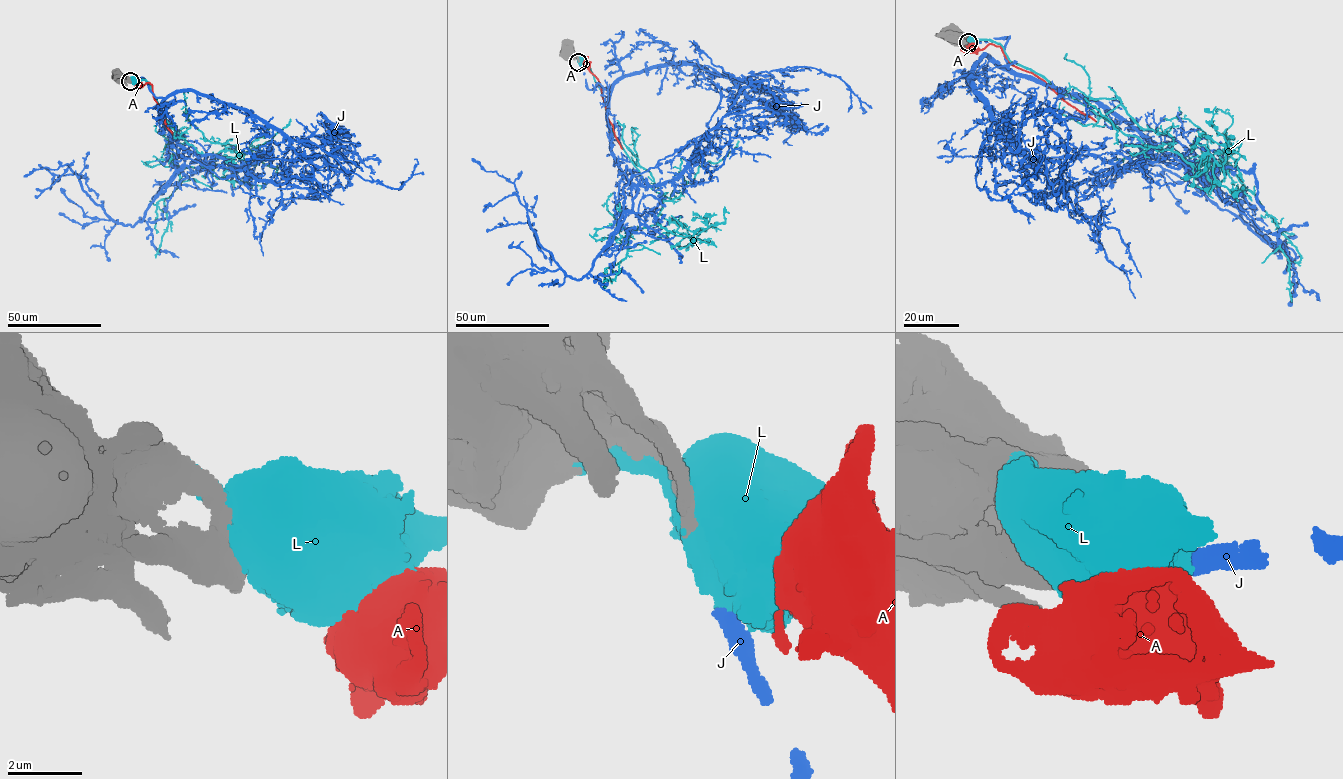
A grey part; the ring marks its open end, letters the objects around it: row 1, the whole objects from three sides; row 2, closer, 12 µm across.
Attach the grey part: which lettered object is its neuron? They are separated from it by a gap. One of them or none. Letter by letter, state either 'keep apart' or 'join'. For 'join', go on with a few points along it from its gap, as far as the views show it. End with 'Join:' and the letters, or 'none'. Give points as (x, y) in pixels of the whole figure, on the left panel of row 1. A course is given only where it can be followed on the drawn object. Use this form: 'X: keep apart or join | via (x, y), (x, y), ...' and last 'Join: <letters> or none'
A: keep apart
J: join | via (132, 81), (144, 79), (163, 98), (162, 120), (190, 152), (141, 221), (115, 222), (68, 165), (23, 176)
L: keep apart
Join: J

